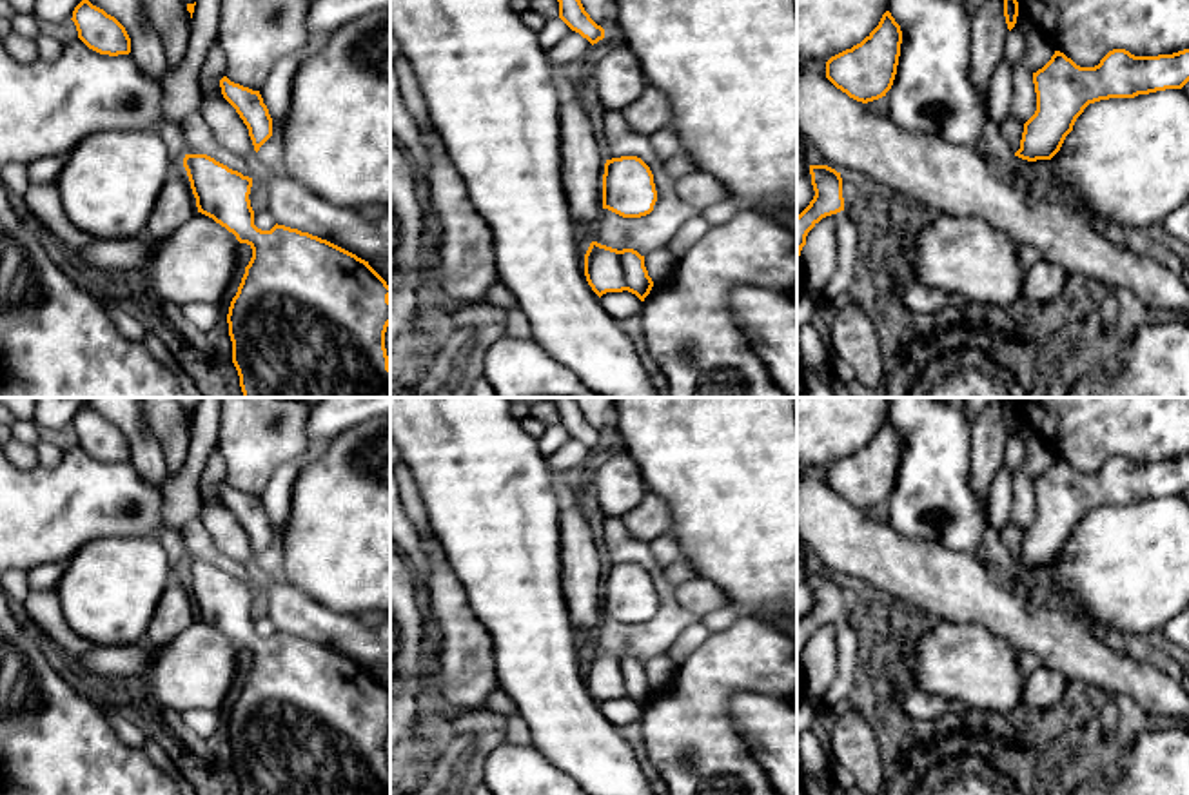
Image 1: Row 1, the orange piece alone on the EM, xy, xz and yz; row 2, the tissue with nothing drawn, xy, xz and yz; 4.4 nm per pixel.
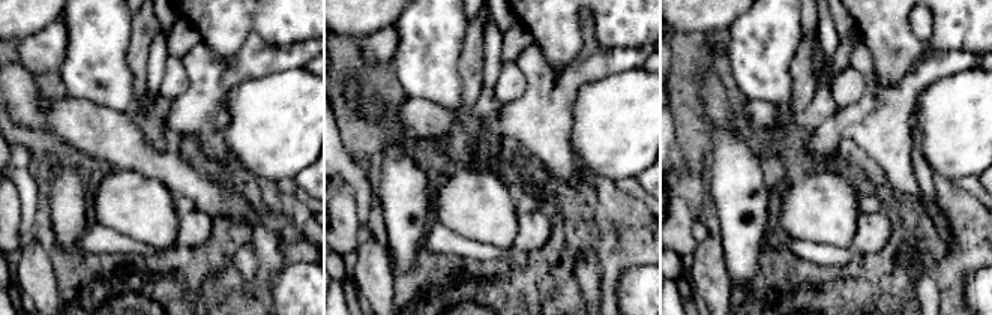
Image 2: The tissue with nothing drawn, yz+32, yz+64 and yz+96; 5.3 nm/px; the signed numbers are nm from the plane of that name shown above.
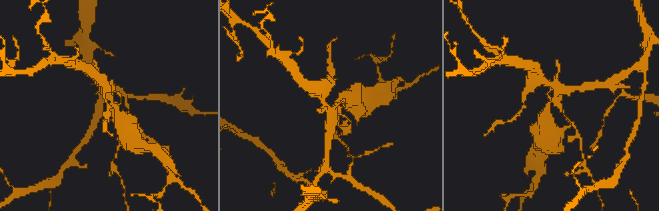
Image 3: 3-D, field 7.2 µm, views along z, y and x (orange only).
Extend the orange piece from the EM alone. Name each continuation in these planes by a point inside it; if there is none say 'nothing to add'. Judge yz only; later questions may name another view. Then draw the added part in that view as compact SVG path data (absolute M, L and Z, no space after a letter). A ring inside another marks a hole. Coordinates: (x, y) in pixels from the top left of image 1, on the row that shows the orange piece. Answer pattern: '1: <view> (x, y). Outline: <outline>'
nothing to add

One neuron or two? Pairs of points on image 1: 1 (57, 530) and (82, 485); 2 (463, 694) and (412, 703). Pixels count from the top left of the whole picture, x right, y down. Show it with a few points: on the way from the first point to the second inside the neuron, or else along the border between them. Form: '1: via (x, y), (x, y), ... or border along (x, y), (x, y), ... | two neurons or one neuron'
1: via (60, 520), (82, 496) | one neuron
2: border along (431, 663), (427, 690) | two neurons

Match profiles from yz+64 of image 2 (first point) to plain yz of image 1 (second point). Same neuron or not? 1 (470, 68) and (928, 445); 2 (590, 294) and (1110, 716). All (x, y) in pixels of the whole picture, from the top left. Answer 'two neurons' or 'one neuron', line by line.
1: two neurons
2: one neuron

